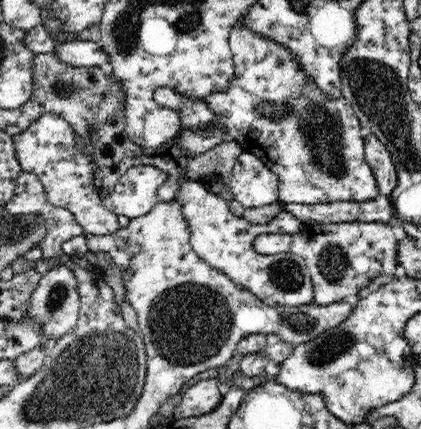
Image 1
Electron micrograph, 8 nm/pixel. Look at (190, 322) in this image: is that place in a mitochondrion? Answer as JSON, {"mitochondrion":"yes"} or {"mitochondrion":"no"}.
{"mitochondrion":"yes"}

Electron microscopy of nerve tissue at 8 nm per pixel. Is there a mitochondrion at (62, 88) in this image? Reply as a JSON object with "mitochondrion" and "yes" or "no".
{"mitochondrion":"yes"}

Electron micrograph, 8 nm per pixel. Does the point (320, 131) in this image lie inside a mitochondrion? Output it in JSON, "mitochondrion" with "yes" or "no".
{"mitochondrion":"yes"}

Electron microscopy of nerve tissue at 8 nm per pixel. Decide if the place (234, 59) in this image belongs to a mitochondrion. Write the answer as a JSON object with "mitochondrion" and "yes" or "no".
{"mitochondrion":"no"}

